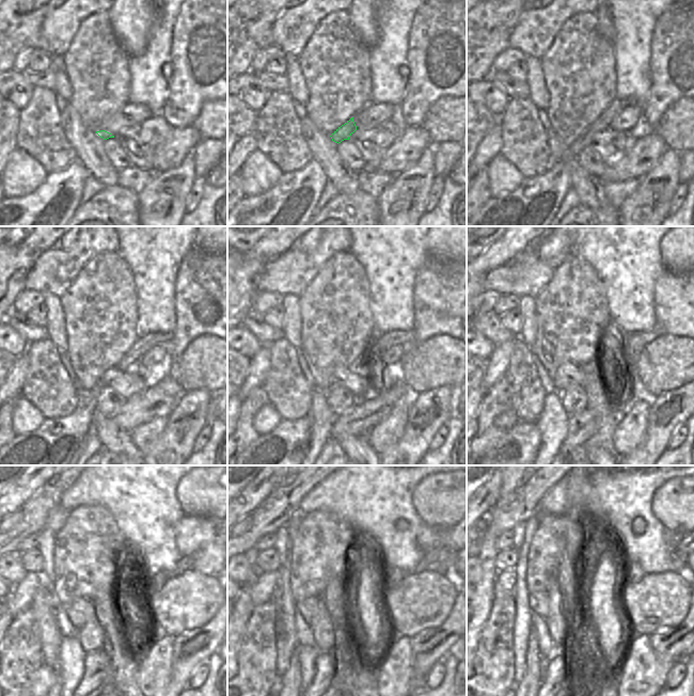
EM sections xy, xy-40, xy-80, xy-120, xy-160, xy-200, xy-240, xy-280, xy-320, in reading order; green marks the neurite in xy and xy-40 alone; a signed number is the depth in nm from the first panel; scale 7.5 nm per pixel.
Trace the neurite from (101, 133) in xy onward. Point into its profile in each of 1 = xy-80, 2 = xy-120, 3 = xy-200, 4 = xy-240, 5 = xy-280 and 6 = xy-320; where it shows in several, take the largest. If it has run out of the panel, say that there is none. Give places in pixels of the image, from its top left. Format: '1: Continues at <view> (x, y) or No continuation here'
1: Continues at xy-80 (608, 115)
2: Continues at xy-120 (53, 443)
3: Continues at xy-200 (521, 443)
4: Continues at xy-240 (40, 682)
5: Continues at xy-280 (441, 556)
6: Continues at xy-320 (683, 546).

